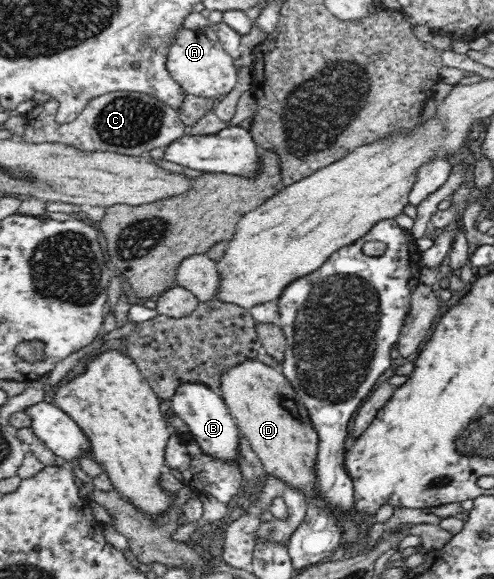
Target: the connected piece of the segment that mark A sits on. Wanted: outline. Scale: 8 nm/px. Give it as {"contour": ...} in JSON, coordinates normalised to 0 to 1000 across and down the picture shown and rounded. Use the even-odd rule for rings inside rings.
{"contour":[[[366,50],[336,97],[334,117],[377,164],[443,173],[476,152],[480,123],[474,102],[455,88],[453,78],[423,57],[403,50]]]}

